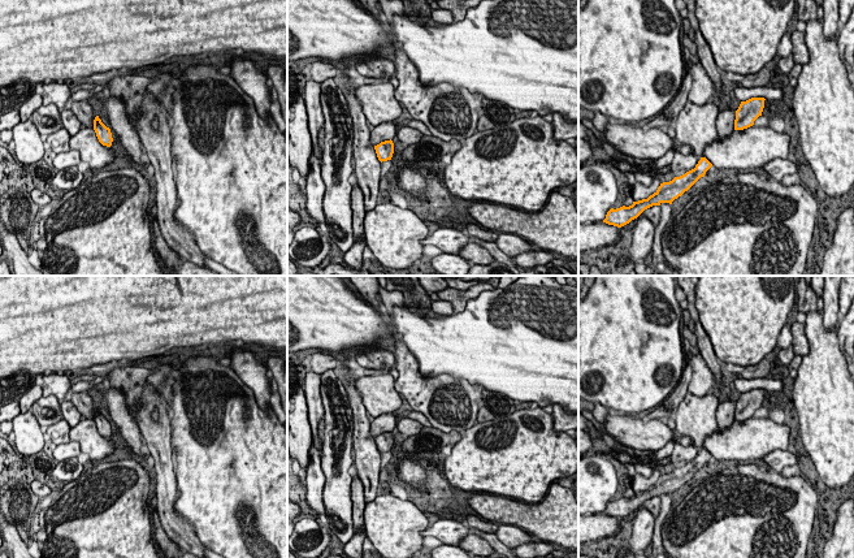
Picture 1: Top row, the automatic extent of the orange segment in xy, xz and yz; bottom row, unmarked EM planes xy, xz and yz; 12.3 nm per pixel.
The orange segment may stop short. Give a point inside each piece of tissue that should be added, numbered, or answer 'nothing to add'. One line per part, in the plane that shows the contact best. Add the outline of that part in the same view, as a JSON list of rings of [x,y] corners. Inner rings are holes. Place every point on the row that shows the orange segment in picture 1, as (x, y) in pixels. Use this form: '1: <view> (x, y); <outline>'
1: yz (725, 119); [[[724,109],[718,114],[716,129],[719,139],[725,139],[734,130],[736,112],[733,109]]]

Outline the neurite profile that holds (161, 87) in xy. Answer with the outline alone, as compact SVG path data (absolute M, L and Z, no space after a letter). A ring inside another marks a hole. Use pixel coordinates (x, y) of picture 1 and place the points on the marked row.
M159 72L155 78L151 78L151 83L147 87L156 100L166 109L166 120L172 127L172 108L174 105L173 95L175 87L172 85L172 74L166 72Z

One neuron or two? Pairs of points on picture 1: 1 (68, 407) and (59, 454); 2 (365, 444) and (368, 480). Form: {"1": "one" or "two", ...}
{"1": "two", "2": "one"}

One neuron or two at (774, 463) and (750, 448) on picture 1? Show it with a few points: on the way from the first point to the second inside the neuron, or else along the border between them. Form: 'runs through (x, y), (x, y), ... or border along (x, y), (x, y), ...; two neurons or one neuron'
runs through (768, 458), (755, 448); one neuron

